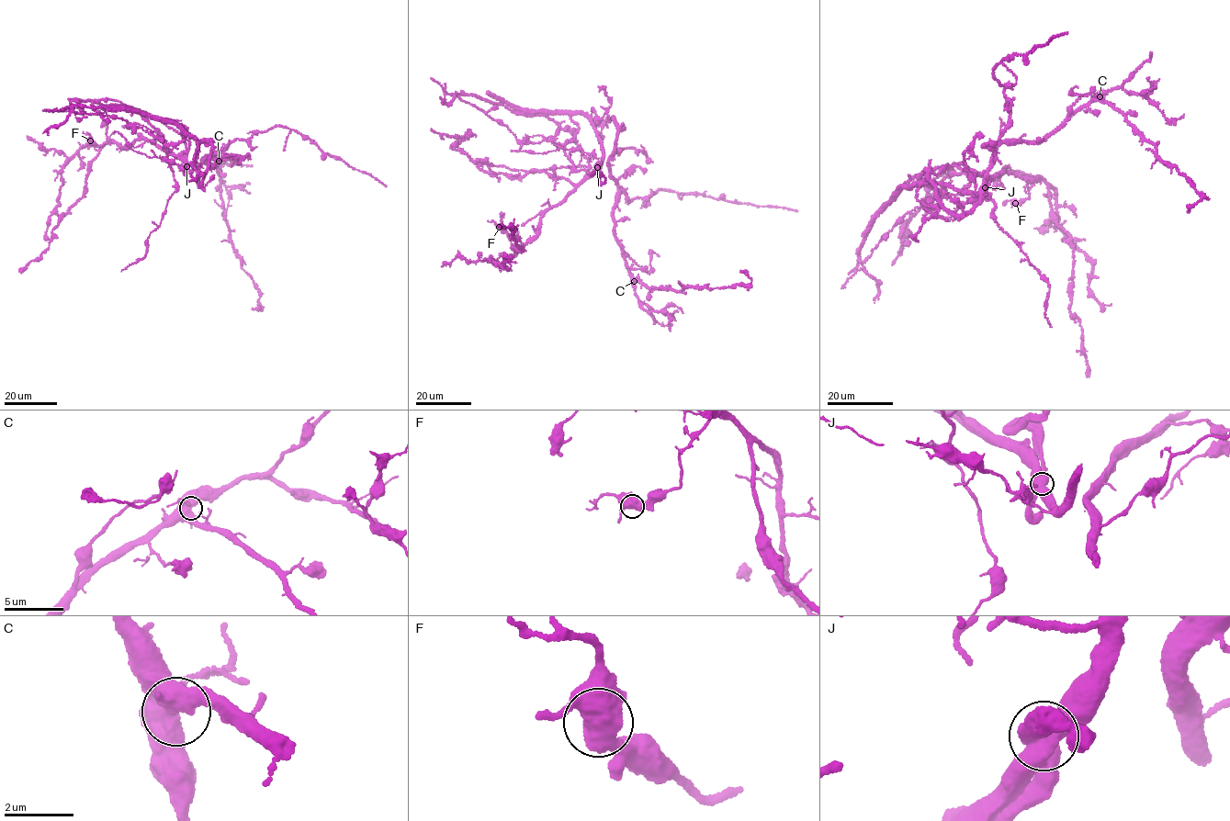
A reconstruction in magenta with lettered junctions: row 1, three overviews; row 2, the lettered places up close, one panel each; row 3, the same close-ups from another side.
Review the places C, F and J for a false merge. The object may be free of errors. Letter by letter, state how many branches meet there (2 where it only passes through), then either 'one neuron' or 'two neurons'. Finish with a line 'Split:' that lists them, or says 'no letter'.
C: branches 3; one neuron
F: branches 3; one neuron
J: branches 3; two neurons
Split: J

